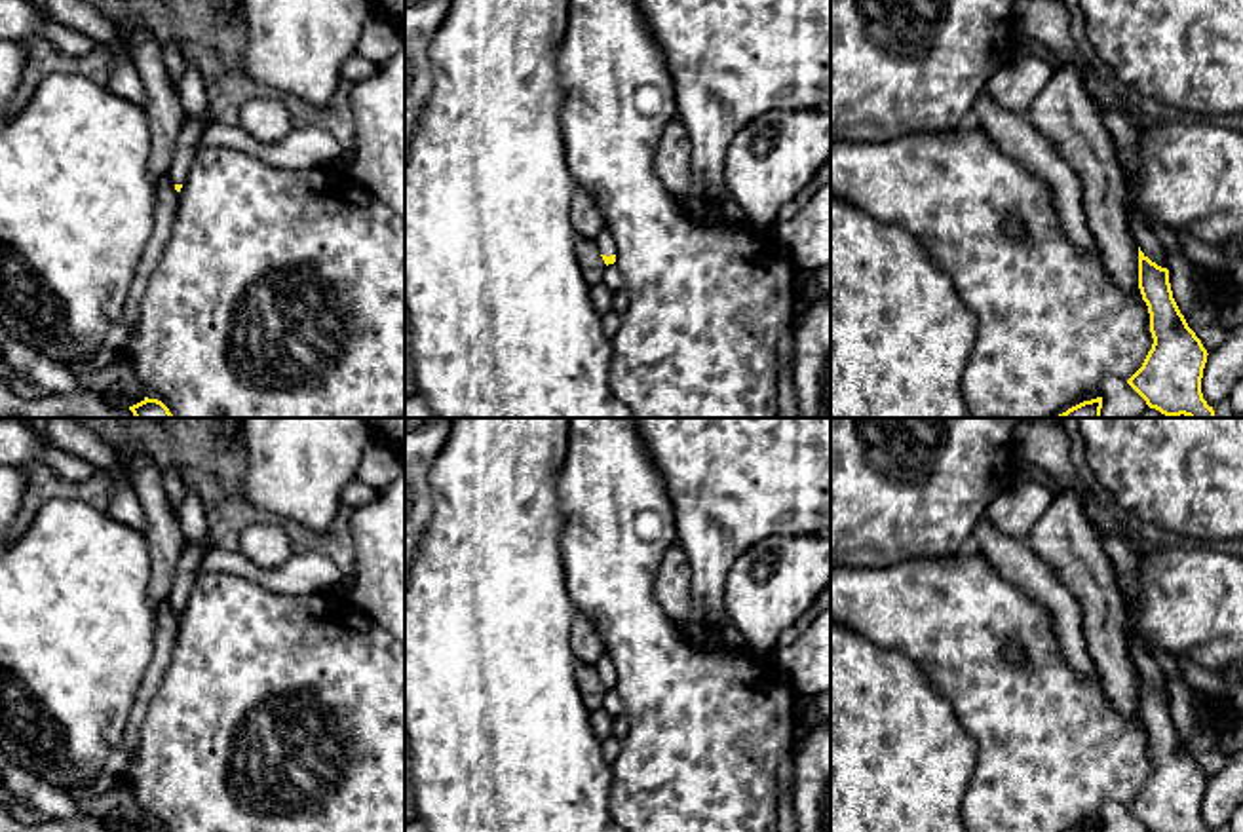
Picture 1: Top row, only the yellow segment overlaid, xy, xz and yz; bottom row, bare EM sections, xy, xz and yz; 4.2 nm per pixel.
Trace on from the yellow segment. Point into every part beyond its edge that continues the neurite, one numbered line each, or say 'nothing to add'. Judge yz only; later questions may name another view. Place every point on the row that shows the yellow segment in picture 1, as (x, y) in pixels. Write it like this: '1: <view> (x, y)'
nothing to add

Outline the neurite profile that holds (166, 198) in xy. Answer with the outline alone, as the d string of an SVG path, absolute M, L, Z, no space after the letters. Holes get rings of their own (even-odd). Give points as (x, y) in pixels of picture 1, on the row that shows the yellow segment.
M163 175L154 184L154 213L152 213L154 228L150 239L146 241L144 255L139 262L131 291L124 304L122 323L127 329L133 329L135 323L139 321L141 315L139 302L146 289L148 277L158 266L165 243L171 236L177 205L179 205L179 192L175 190L175 184L171 182L169 175Z

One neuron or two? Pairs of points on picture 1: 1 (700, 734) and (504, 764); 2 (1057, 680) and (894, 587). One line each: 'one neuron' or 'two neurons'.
1: two neurons
2: one neuron

